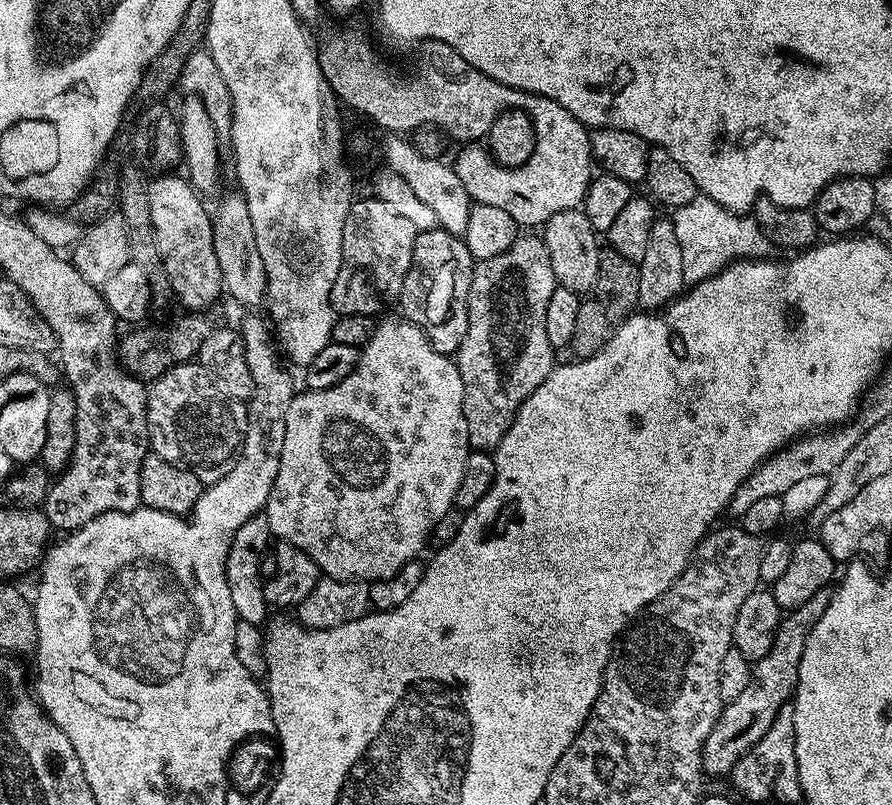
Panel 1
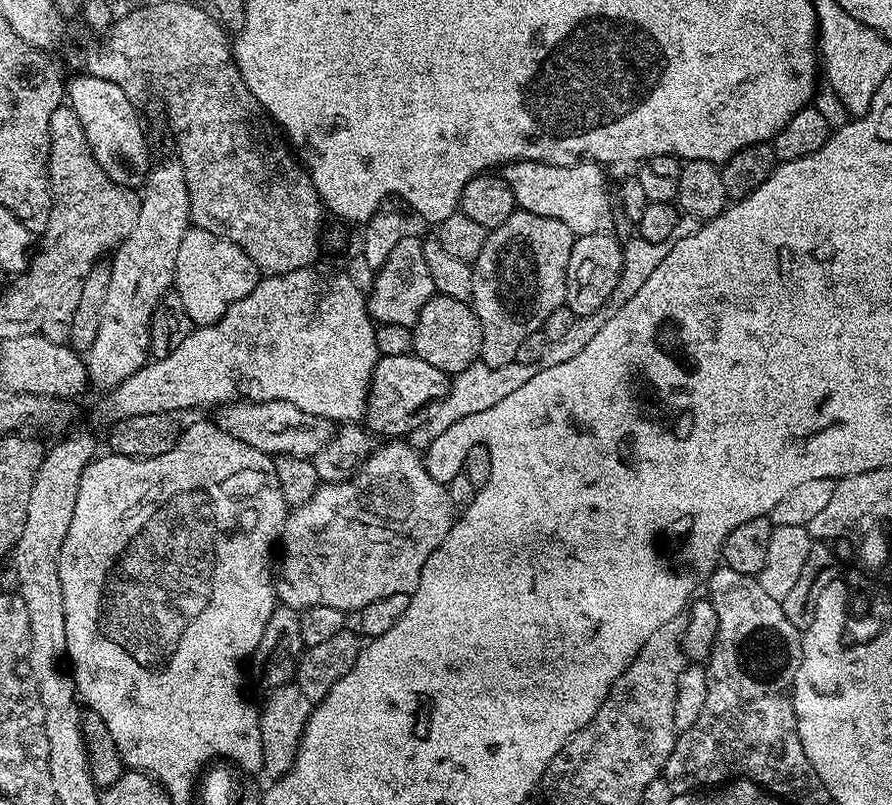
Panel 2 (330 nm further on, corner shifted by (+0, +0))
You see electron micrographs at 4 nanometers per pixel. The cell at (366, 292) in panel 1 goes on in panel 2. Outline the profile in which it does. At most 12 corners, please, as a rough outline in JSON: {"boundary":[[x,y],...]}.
{"boundary":[[409,234],[375,269],[376,324],[413,329],[435,292],[424,240]]}

